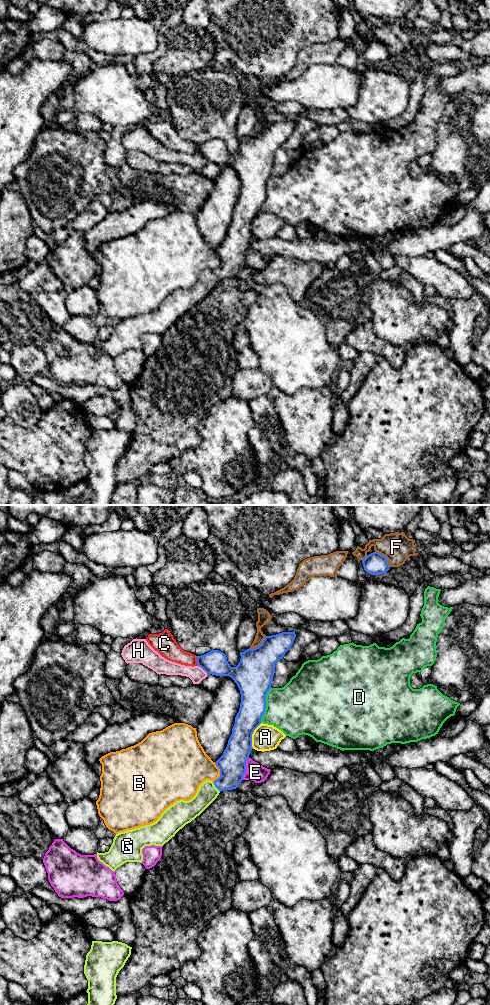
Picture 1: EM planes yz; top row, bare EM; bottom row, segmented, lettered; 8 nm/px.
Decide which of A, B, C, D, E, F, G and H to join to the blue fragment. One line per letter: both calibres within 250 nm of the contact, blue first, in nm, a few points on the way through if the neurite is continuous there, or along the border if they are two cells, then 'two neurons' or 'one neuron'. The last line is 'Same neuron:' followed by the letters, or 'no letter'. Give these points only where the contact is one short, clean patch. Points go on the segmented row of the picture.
A: calibres 200 and 220 nm; border yz (261, 723), (252, 734), (252, 748); two neurons
B: calibres 220 and 320 nm; two neurons
C: calibres 190 and 160 nm; two neurons
D: calibres 300 and 420 nm; border yz (271, 687), (266, 695), (266, 708), (260, 722); two neurons
E: calibres 220 and 150 nm; two neurons
F: calibres 180 and 240 nm; two neurons
G: calibres 220 and 160 nm; way yz (232, 764), (232, 771), (216, 787), (207, 793); one neuron
H: calibres 190 and 120 nm; two neurons
Same neuron: G

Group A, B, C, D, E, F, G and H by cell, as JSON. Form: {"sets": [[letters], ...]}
{"sets": [["A"], ["B"], ["C", "D"], ["E"], ["F"], ["G"], ["H"]]}

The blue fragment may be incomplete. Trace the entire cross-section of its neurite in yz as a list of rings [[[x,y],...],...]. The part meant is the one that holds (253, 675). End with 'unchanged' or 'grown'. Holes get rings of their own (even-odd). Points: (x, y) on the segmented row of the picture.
[[[295,629],[266,636],[258,647],[240,652],[241,659],[236,667],[231,667],[226,655],[219,650],[212,649],[196,656],[198,666],[207,674],[231,677],[241,694],[232,734],[223,755],[215,762],[220,769],[220,777],[214,782],[204,781],[191,800],[176,801],[156,822],[116,834],[108,852],[97,852],[100,862],[114,872],[126,862],[142,863],[145,846],[163,846],[199,816],[221,791],[238,787],[253,749],[252,734],[261,724],[266,709],[266,695],[272,688],[275,664],[290,649],[295,637]]]; grown

